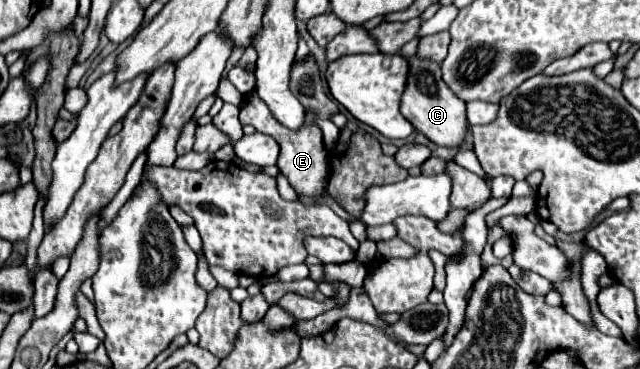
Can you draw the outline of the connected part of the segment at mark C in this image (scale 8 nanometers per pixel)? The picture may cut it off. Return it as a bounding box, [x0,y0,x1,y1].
[401,56,469,148]

